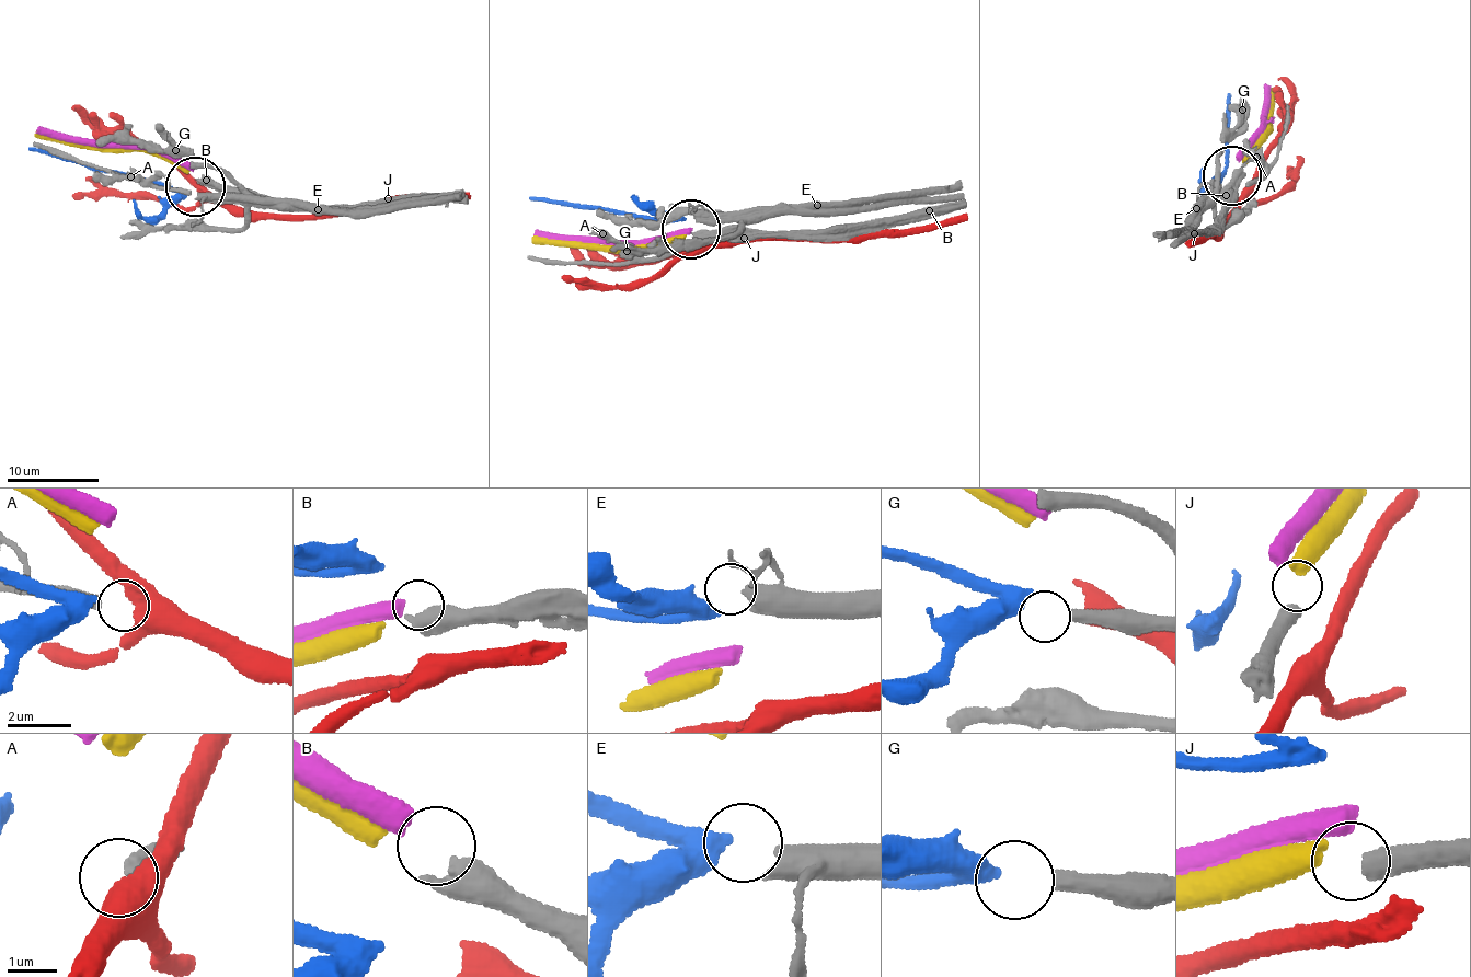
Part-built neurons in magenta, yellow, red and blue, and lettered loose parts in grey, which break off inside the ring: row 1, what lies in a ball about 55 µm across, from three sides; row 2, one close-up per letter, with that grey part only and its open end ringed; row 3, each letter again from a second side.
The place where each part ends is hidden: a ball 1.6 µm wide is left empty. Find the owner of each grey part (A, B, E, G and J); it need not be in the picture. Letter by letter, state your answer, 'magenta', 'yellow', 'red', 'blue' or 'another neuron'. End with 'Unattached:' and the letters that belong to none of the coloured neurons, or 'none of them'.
A: red
B: magenta
E: another neuron
G: blue
J: yellow
Unattached: E

